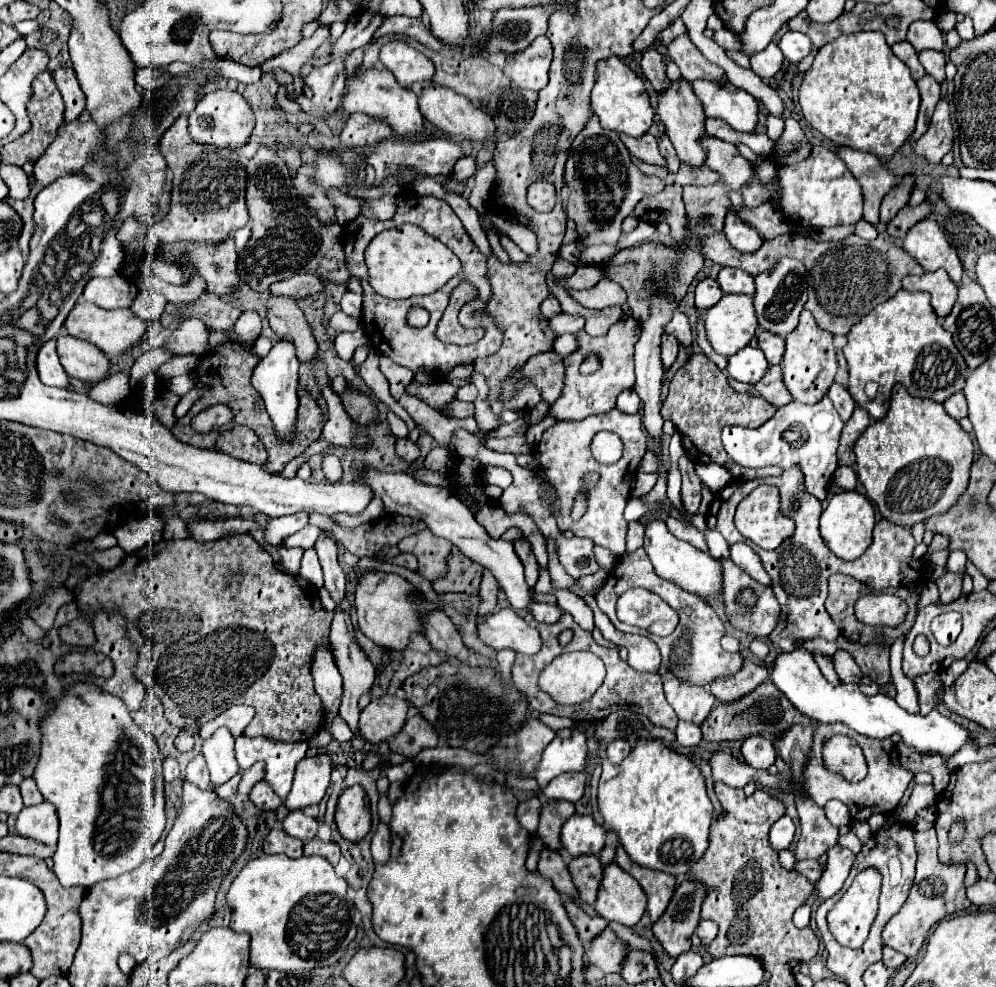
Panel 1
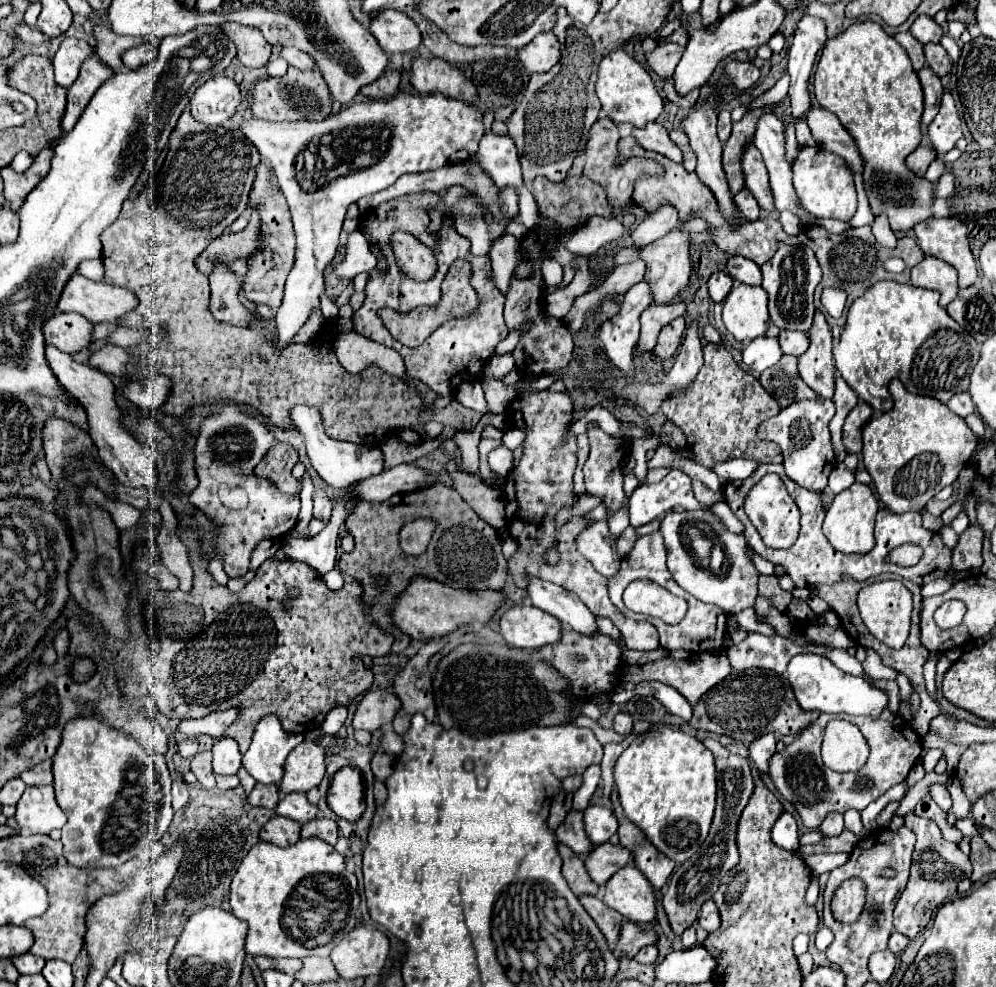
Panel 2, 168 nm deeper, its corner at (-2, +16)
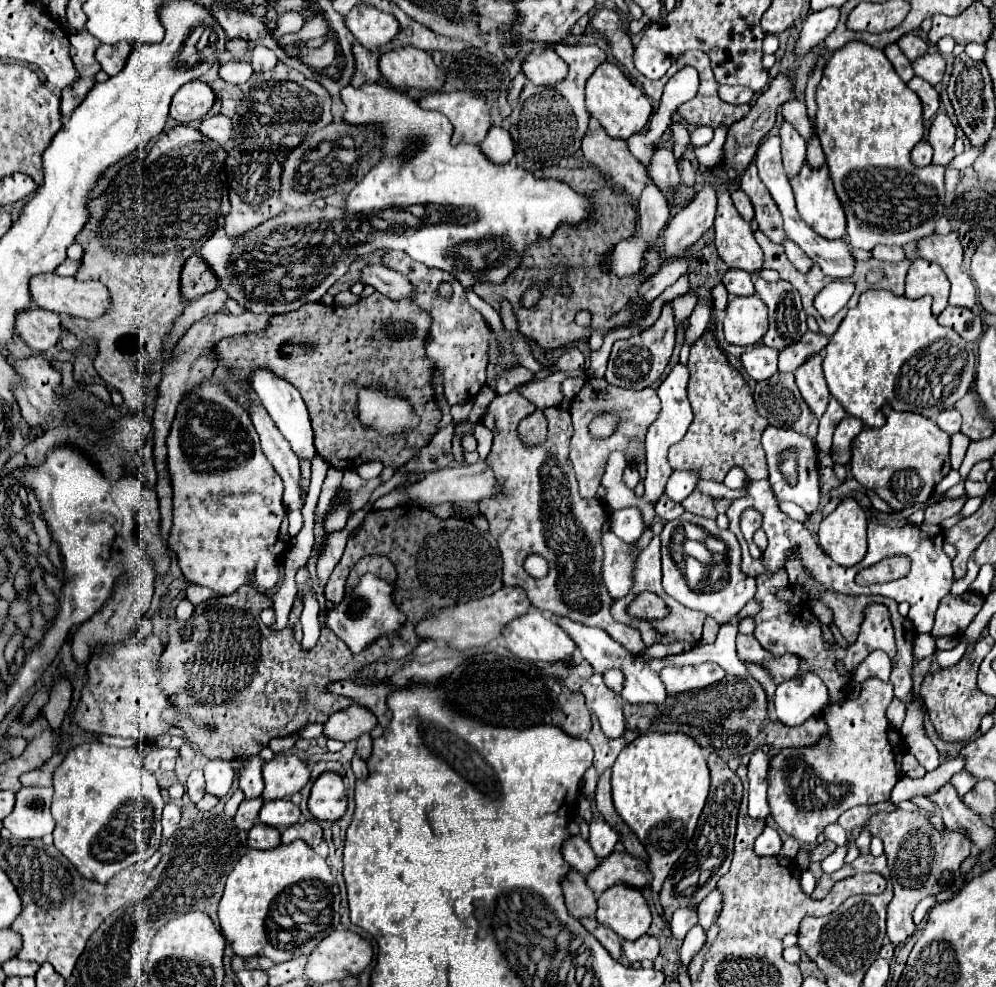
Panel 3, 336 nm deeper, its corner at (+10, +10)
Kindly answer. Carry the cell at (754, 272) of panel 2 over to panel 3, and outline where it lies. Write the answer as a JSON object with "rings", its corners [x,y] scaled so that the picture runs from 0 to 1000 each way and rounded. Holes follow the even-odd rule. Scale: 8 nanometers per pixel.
{"rings":[[[733,272],[727,282],[725,282],[725,288],[729,290],[729,294],[735,298],[735,300],[753,300],[757,298],[757,288],[755,288],[755,280],[747,274],[739,274],[739,272]]]}

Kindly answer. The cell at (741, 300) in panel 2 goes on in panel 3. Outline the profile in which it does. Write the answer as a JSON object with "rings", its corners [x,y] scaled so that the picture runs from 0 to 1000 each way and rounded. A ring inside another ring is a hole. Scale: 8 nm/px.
{"rings":[[[739,300],[731,306],[727,340],[731,349],[757,351],[771,334],[769,308],[757,300]]]}

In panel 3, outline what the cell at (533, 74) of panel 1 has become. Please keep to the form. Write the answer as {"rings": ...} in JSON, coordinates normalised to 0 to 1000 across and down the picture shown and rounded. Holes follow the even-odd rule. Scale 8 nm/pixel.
{"rings":[[[538,47],[528,55],[524,73],[536,85],[556,87],[556,83],[562,83],[568,77],[570,67],[552,47]]]}

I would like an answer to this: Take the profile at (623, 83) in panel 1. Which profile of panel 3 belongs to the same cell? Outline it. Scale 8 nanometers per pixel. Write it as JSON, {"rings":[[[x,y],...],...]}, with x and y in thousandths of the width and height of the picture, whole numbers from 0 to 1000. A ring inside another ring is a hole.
{"rings":[[[602,65],[588,83],[588,109],[594,120],[606,124],[606,132],[616,140],[633,140],[649,128],[656,114],[652,100],[644,89],[637,87],[633,79],[616,65]],[[627,97],[627,103],[624,103]]]}

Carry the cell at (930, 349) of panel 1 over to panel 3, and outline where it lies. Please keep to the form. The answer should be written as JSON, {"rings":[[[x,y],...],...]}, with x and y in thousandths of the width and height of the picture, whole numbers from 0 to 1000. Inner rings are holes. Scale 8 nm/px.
{"rings":[[[867,294],[863,298],[861,310],[851,314],[843,332],[831,347],[827,355],[827,381],[831,387],[831,395],[851,419],[863,424],[869,432],[884,434],[889,430],[890,424],[886,416],[888,409],[896,409],[896,413],[904,417],[922,417],[938,426],[942,417],[956,413],[978,387],[978,357],[974,355],[972,347],[962,342],[958,334],[948,332],[940,326],[934,310],[934,300],[914,304],[910,300],[900,300],[894,294]]]}

